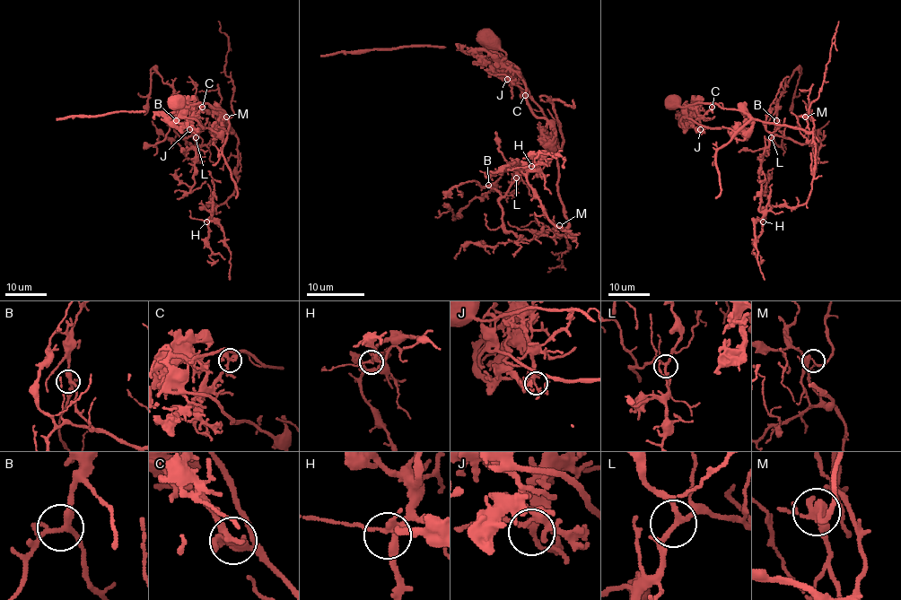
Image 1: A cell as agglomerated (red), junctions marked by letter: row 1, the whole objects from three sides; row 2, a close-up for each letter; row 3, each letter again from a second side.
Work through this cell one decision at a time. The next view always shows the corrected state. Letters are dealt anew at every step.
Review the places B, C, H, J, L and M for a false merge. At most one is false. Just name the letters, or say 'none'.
C

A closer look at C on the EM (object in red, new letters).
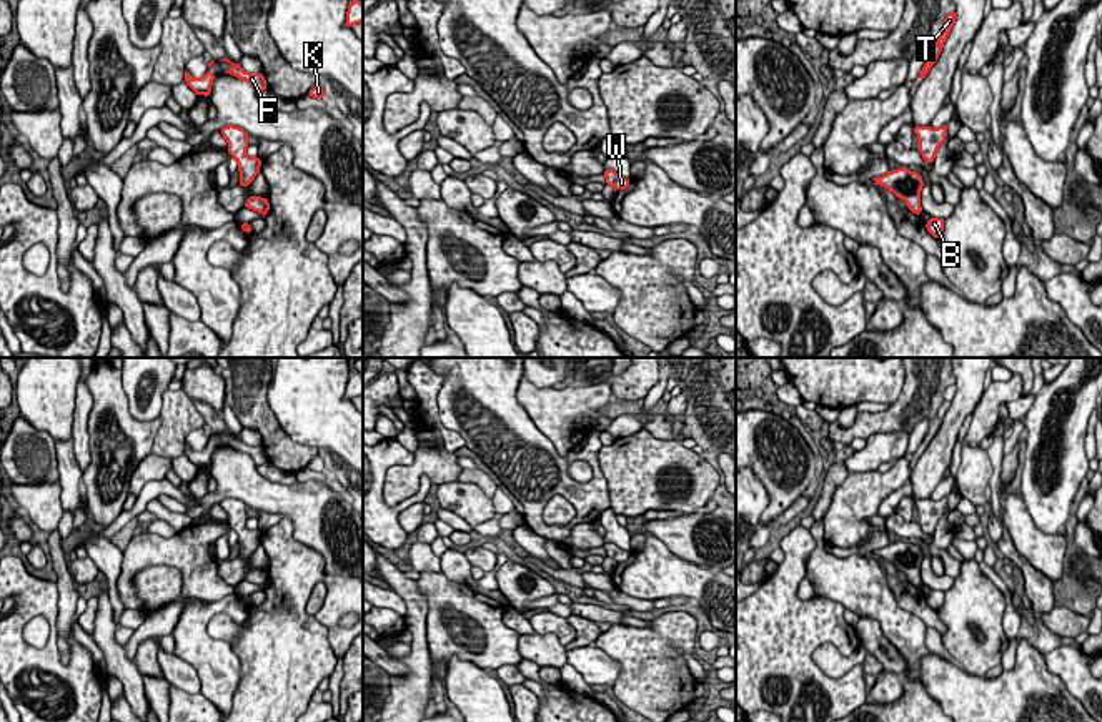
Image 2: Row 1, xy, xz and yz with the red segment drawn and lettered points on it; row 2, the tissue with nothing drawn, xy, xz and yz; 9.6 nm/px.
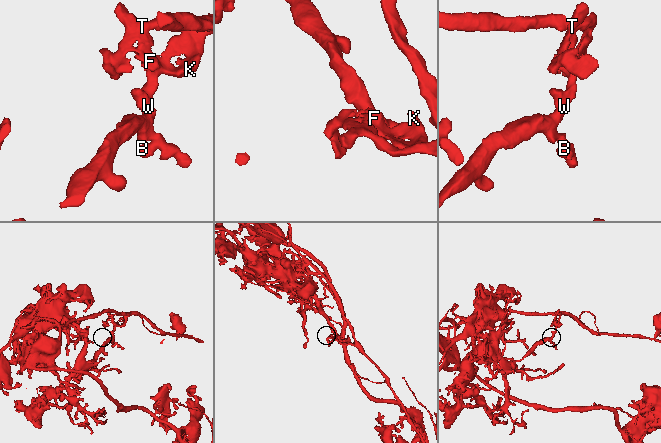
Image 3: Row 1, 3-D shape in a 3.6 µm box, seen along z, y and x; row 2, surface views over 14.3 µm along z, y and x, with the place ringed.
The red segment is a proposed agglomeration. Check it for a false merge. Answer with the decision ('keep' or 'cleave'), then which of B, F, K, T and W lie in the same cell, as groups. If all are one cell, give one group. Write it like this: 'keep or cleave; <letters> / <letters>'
cleave; B F W / K T

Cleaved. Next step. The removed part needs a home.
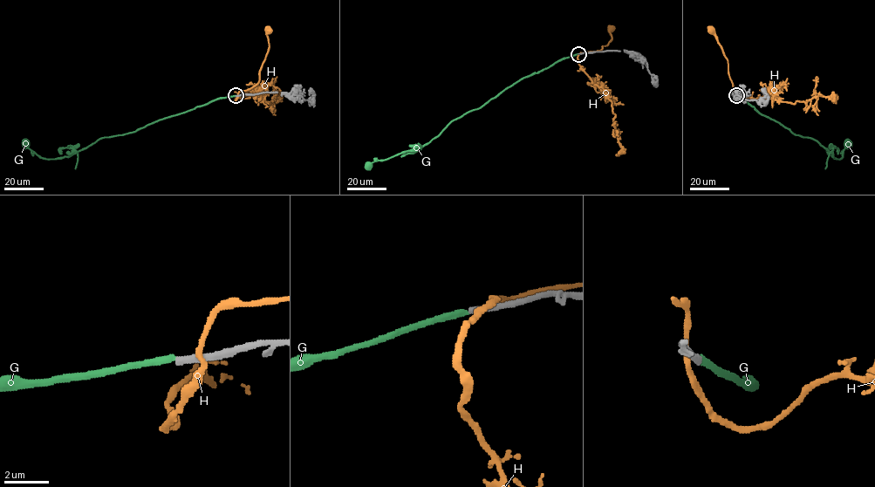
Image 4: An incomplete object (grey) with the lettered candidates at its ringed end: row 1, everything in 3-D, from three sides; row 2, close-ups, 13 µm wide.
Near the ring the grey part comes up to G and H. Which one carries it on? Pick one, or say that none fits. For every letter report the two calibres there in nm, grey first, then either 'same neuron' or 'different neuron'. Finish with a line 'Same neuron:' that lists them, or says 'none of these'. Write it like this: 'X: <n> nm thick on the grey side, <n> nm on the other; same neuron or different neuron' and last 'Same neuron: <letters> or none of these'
G: 320 nm thick on the grey side, 280 nm on the other; same neuron
H: 420 nm thick on the grey side, 240 nm on the other; different neuron
Same neuron: G

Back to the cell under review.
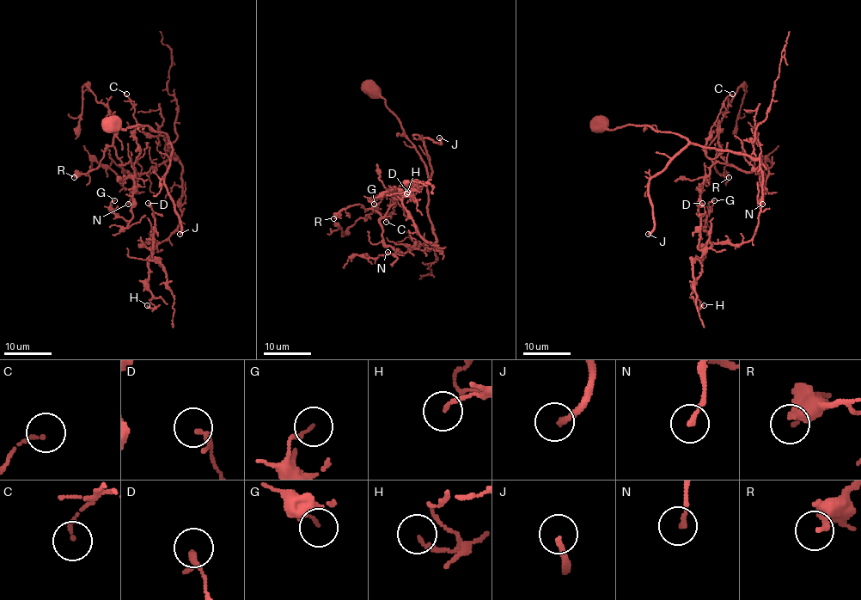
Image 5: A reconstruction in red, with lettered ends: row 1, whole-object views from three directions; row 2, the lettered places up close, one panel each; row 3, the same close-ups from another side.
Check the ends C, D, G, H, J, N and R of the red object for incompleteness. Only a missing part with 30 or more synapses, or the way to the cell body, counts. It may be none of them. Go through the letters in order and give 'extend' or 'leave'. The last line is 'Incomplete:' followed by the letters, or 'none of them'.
C: leave
D: leave
G: leave
H: leave
J: extend
N: extend
R: leave
Incomplete: J, N

